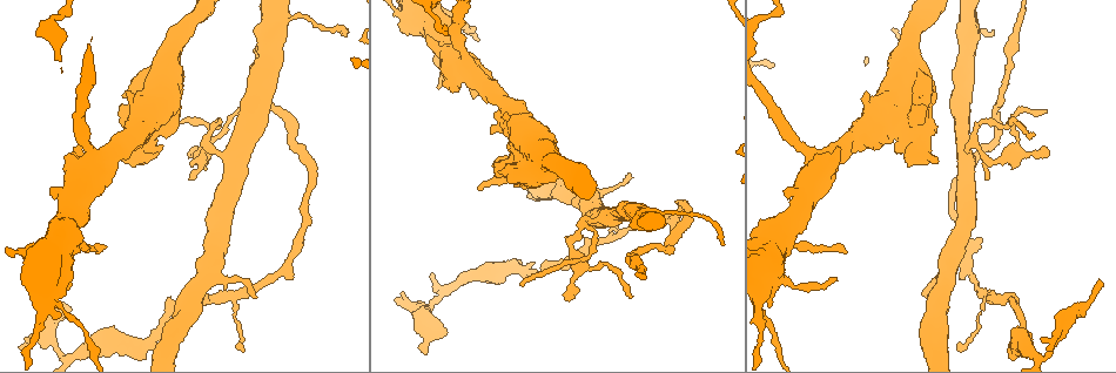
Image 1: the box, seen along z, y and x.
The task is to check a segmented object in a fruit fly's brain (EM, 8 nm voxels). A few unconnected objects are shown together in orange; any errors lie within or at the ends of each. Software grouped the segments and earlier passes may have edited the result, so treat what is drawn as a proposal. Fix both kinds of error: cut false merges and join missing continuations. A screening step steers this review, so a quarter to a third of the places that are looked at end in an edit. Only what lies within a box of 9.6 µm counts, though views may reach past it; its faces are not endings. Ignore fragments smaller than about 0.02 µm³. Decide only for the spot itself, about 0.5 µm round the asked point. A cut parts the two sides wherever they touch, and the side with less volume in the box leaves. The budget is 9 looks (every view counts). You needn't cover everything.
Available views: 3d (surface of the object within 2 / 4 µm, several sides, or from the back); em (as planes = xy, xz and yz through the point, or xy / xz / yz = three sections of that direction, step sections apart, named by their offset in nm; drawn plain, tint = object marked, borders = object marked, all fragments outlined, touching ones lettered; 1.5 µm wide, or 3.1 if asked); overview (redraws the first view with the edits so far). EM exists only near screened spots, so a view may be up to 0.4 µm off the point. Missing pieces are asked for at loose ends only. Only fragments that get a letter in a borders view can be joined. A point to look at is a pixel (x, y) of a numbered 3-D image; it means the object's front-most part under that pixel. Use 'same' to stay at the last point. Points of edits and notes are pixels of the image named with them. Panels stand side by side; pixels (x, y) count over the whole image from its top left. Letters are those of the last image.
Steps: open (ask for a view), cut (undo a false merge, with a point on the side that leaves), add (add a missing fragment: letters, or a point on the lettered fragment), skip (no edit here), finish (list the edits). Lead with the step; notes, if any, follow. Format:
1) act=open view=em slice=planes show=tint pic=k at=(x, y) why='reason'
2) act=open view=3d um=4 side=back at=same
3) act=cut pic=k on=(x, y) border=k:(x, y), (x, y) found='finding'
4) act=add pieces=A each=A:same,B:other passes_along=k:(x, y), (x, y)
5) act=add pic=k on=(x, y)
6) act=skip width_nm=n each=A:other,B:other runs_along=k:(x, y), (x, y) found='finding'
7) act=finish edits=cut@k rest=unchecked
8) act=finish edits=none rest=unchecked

act=open view=3d um=4 pic=1 at=(960, 350) why='thin end'

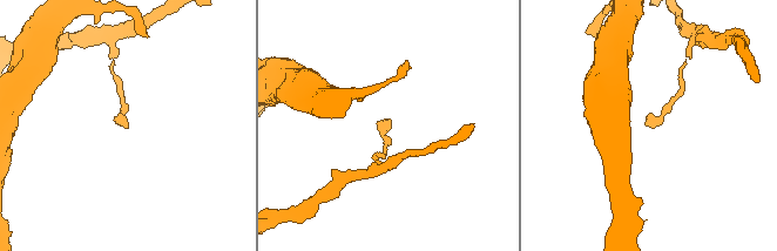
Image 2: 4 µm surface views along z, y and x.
act=open view=em slice=planes show=borders pic=2 at=(652, 125) why='now the EM'

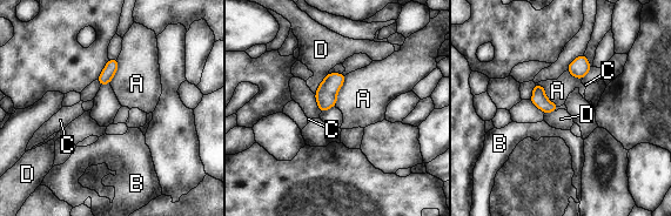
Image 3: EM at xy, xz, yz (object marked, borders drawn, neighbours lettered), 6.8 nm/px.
act=skip longest_contact=A:240nm each=A:other,B:other,C:other,D:other border=3:(328, 72), (314, 93) found='no lettered fragment goes on from it'

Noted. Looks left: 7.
act=open view=em slice=planes show=borders pic=1 at=(922, 295) why='an open end'

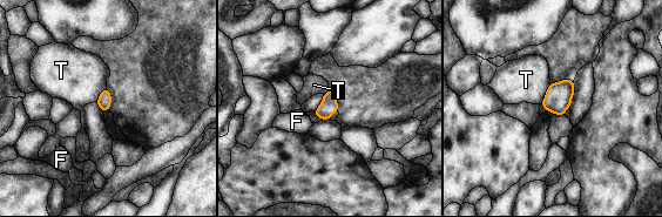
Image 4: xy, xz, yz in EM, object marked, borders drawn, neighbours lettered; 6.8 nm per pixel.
act=skip longest_contact=T:170nm each=F:other,T:other found='none of them fits'

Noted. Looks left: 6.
act=open view=3d um=4 side=back pic=1 at=(395, 298) why='thin end'

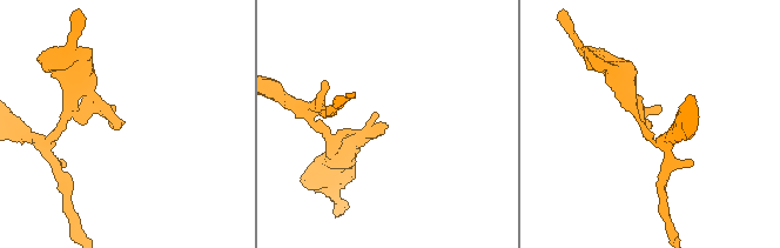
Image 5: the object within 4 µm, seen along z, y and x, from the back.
act=open view=em slice=xz step=4 show=borders pic=5 at=(123, 121)

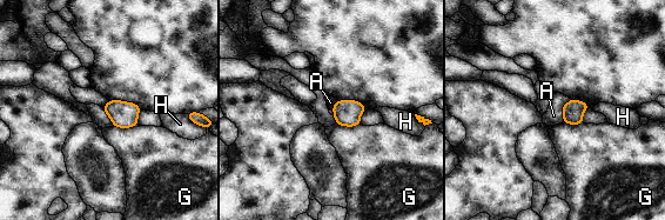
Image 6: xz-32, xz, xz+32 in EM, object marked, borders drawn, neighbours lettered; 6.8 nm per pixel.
act=open view=em slice=planes show=borders at=same

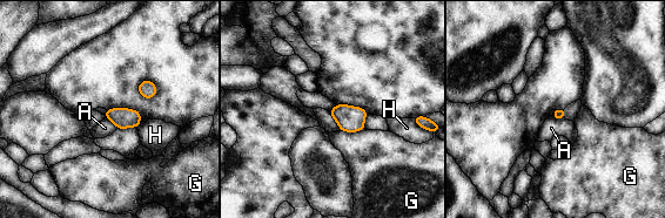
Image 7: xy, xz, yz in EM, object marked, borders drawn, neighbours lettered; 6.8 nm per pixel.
act=skip each=A:other,G:other,H:other border=7:(550, 116), (557, 120), (564, 118) found='none of them fits'

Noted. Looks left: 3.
act=open view=em slice=yz step=4 show=borders pic=1 at=(187, 153) why='an open end'

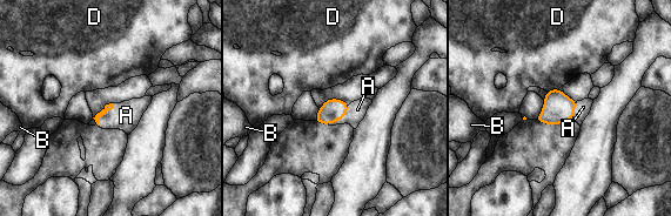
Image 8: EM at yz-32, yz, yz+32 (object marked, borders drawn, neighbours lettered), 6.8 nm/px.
act=add pieces=A each=A:same,B:other,D:other passes_along=8:(334, 109), (341, 117), (357, 109) found='it goes on there'

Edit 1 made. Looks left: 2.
act=finish edits=add@8 rest=unchecked

